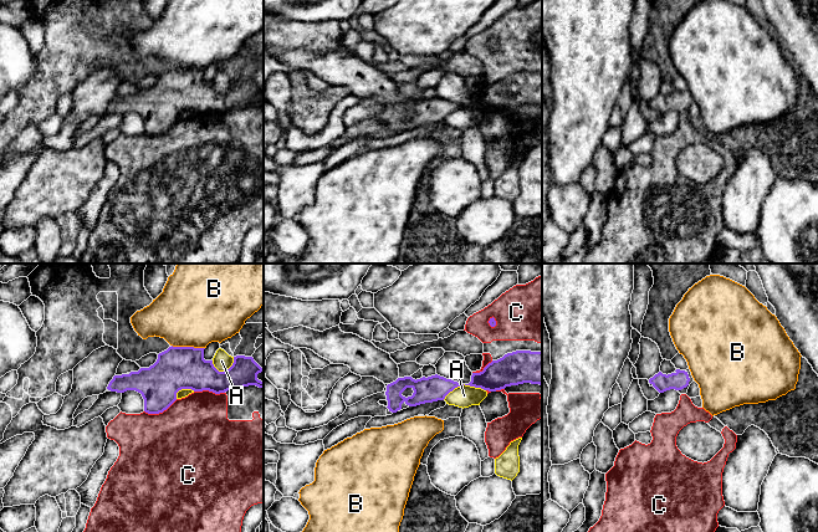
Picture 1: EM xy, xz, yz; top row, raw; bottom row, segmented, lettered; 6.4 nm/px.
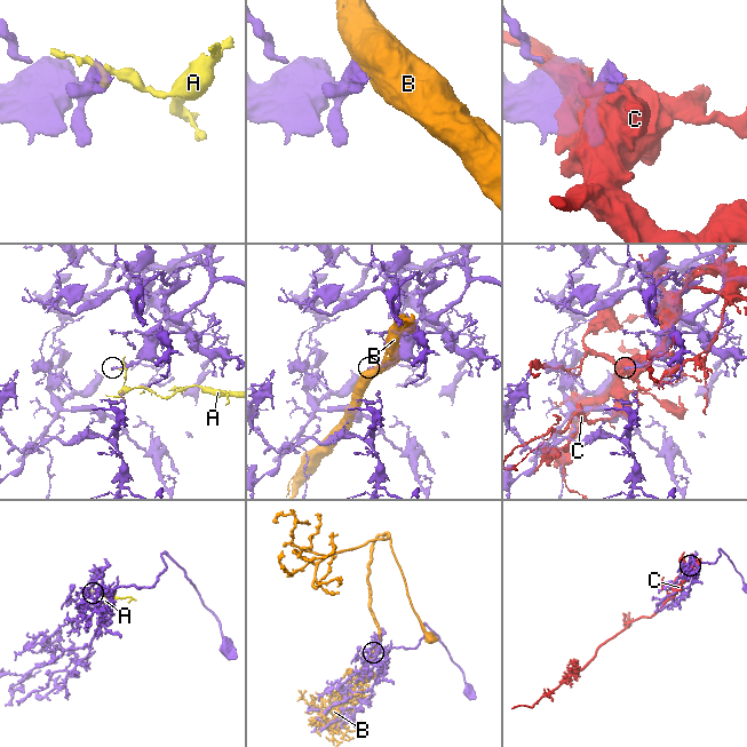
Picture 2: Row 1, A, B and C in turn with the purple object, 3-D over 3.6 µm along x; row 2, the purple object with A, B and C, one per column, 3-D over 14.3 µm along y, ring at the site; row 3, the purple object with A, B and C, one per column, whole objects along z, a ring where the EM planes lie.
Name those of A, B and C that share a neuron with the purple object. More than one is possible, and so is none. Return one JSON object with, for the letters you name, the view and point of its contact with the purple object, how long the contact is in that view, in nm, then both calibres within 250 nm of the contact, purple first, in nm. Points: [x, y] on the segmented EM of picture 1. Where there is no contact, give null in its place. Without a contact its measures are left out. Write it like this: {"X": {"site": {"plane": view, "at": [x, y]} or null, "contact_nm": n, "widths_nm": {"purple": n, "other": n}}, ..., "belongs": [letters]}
{"belongs": []}

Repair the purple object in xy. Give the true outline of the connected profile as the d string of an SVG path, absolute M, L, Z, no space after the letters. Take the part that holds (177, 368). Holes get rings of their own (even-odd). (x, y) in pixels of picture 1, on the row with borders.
M172 346L159 353L149 368L114 375L107 389L117 393L136 390L144 399L144 411L159 414L177 400L182 389L220 394L249 385L264 388L264 382L257 379L264 368L252 357L236 355L227 370L219 372L213 360L204 359L204 349Z

